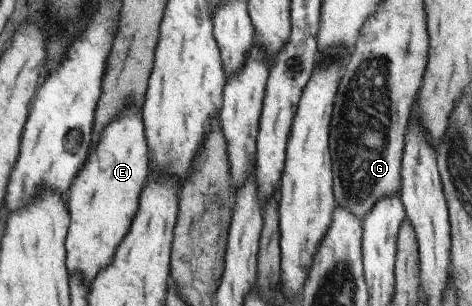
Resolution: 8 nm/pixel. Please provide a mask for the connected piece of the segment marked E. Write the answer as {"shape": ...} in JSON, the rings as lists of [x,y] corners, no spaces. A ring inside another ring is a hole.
{"shape":[[[134,106],[126,108],[126,114],[118,116],[101,132],[88,162],[68,188],[70,226],[66,234],[66,270],[68,274],[80,274],[86,286],[94,280],[98,270],[112,262],[116,246],[132,224],[138,196],[148,176],[142,120]]]}

